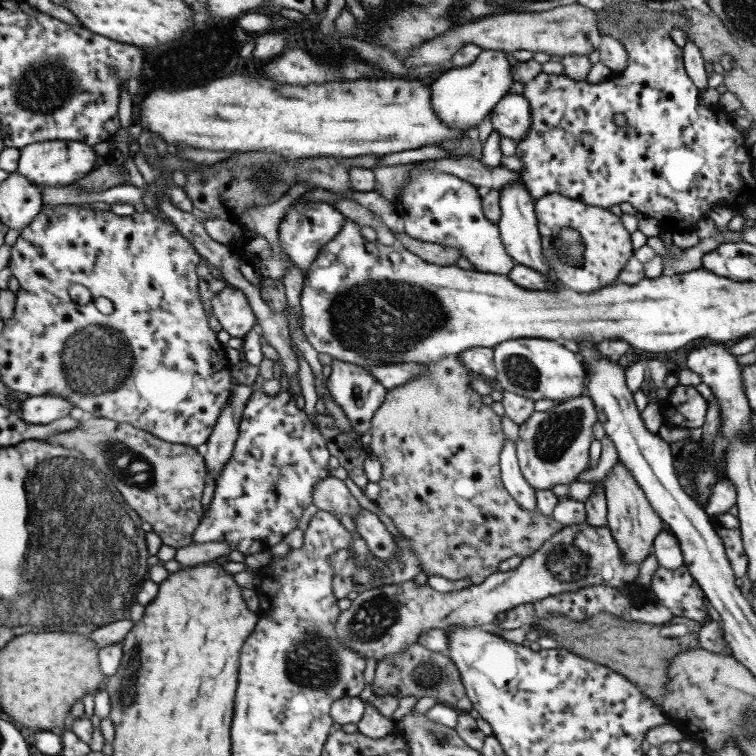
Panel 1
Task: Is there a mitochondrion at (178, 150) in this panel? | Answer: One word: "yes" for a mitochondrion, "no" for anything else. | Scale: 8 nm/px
no

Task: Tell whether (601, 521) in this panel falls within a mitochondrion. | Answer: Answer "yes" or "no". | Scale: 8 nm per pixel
no

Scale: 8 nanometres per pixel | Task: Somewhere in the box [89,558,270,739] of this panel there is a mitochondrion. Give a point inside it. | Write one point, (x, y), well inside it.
(126, 694)

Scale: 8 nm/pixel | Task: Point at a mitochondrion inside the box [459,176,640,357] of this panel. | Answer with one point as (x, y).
(568, 245)

